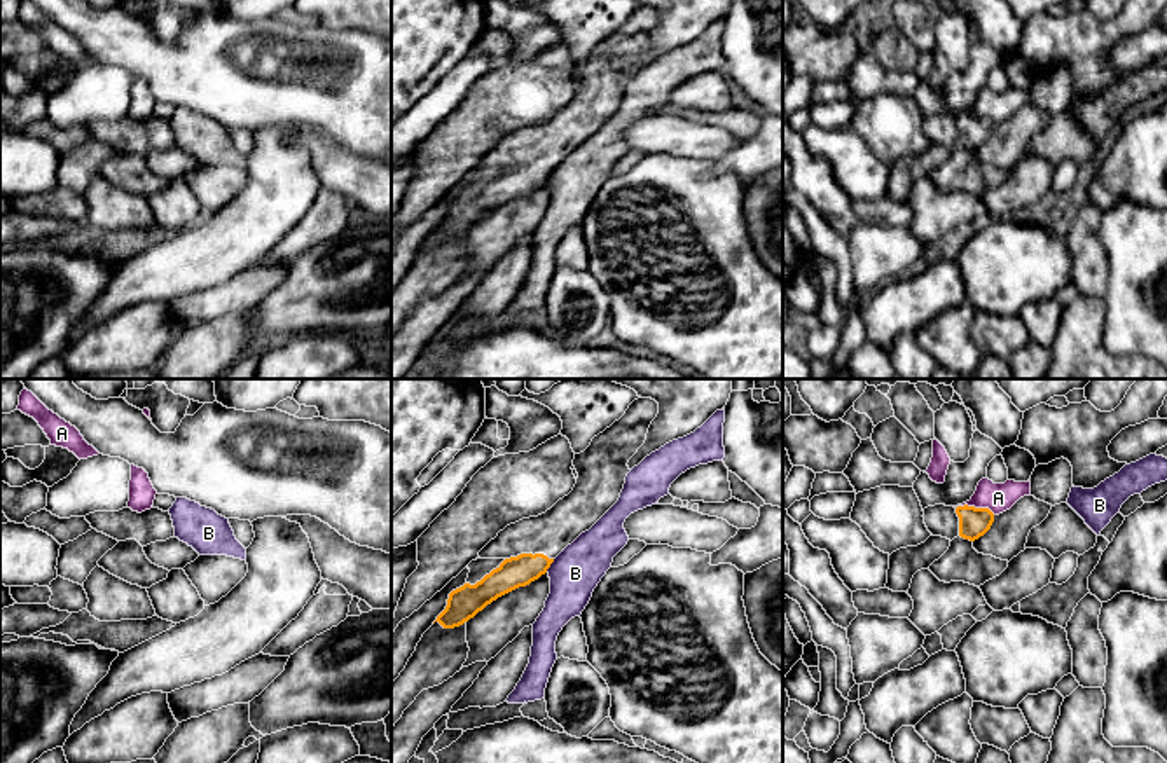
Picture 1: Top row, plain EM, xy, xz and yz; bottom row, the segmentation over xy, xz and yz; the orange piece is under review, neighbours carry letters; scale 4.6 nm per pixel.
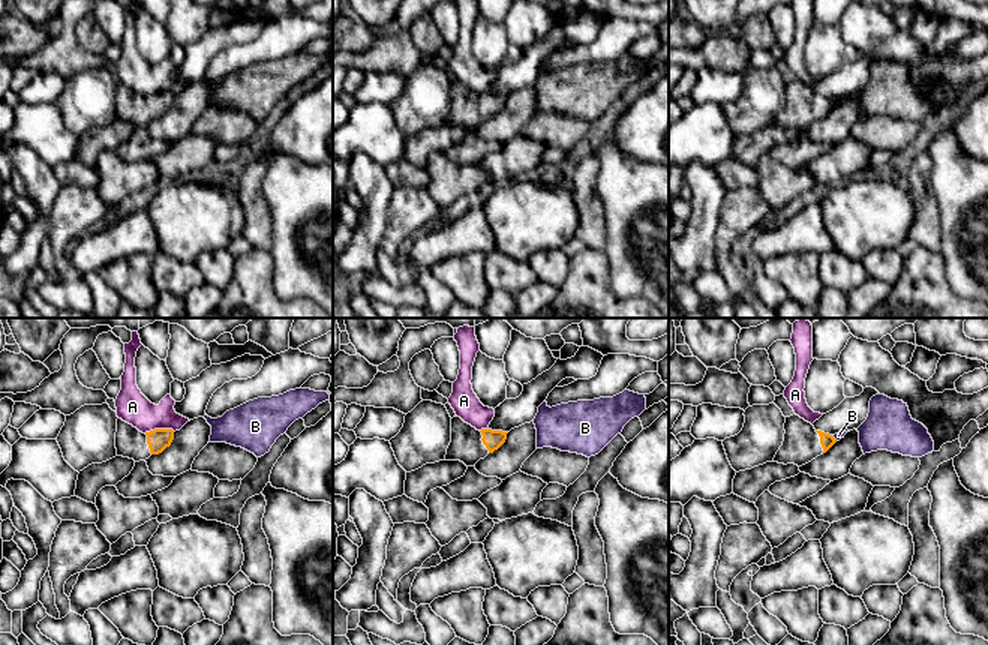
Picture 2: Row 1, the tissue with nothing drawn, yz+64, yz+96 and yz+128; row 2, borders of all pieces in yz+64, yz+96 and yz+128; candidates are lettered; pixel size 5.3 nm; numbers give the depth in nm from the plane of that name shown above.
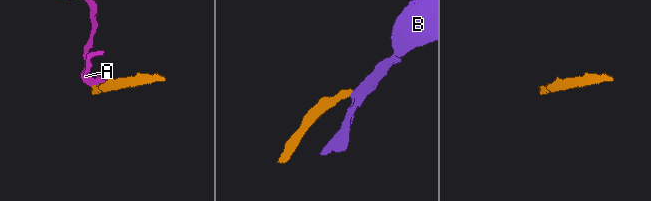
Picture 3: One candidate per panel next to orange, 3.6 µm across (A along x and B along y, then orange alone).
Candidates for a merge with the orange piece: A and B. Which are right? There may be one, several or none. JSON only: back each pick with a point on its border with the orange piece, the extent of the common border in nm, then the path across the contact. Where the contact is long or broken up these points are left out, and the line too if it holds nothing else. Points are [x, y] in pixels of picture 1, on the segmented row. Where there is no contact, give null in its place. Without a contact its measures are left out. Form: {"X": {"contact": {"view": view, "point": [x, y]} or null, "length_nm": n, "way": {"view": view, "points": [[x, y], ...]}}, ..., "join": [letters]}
{"join": []}

